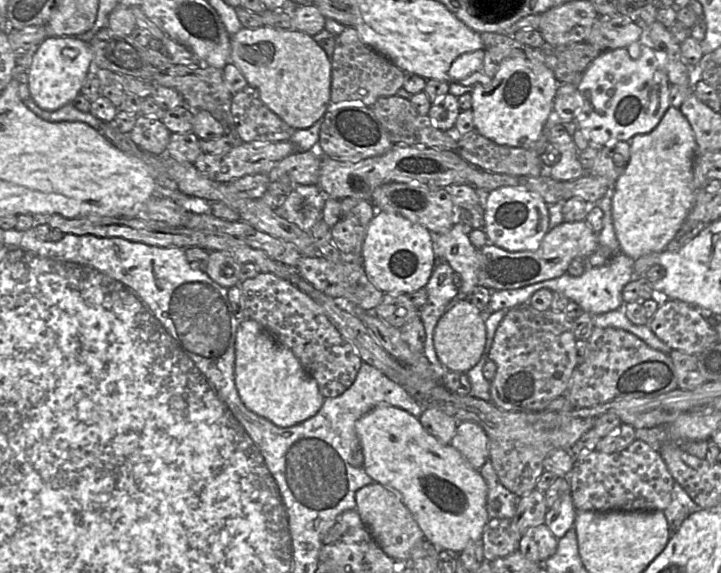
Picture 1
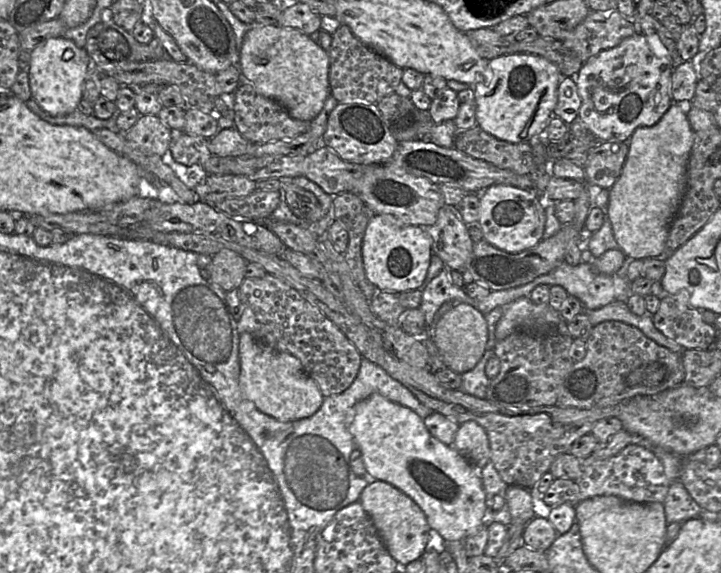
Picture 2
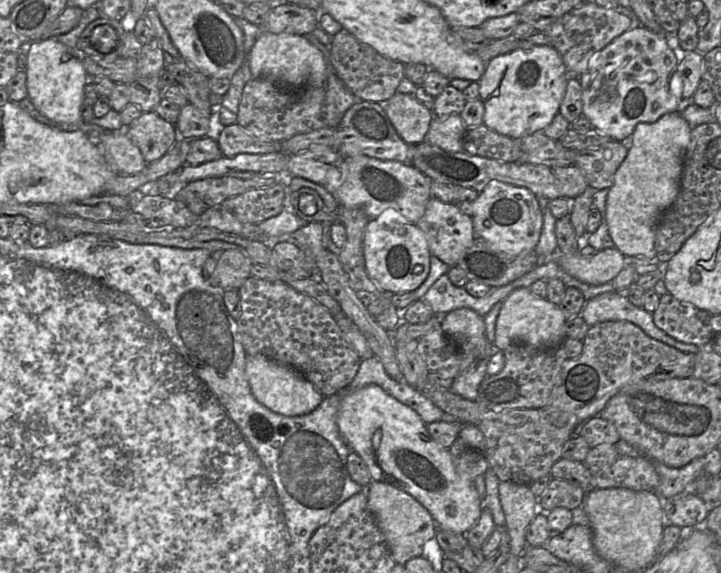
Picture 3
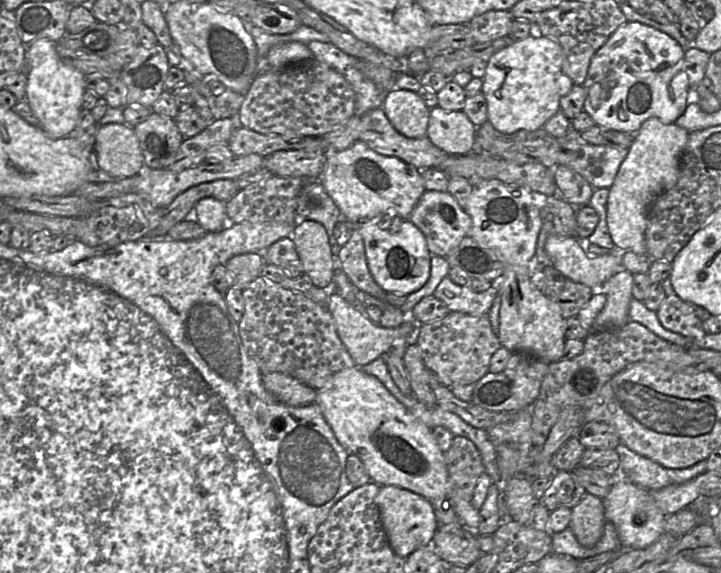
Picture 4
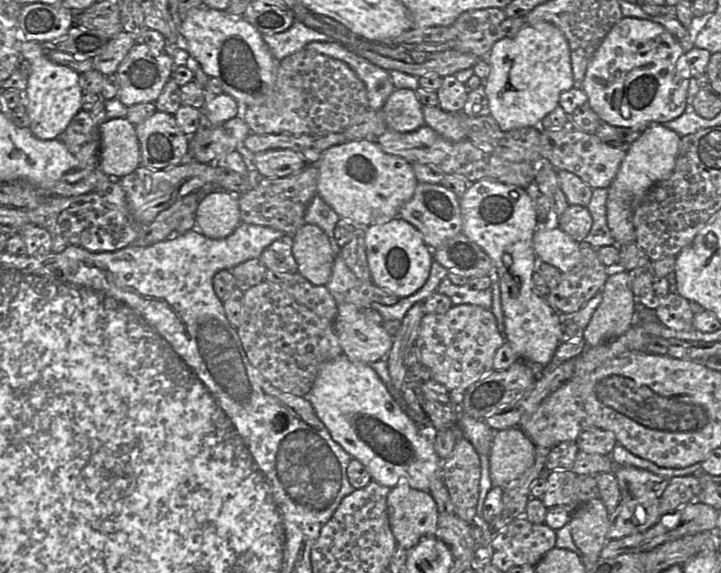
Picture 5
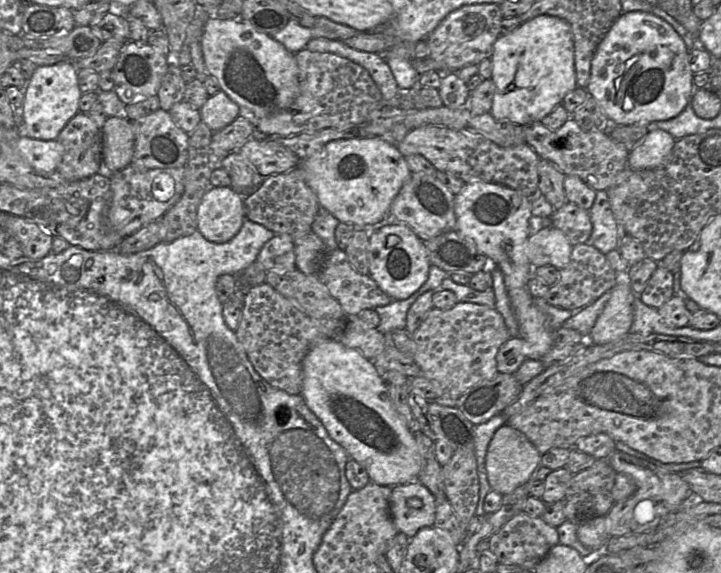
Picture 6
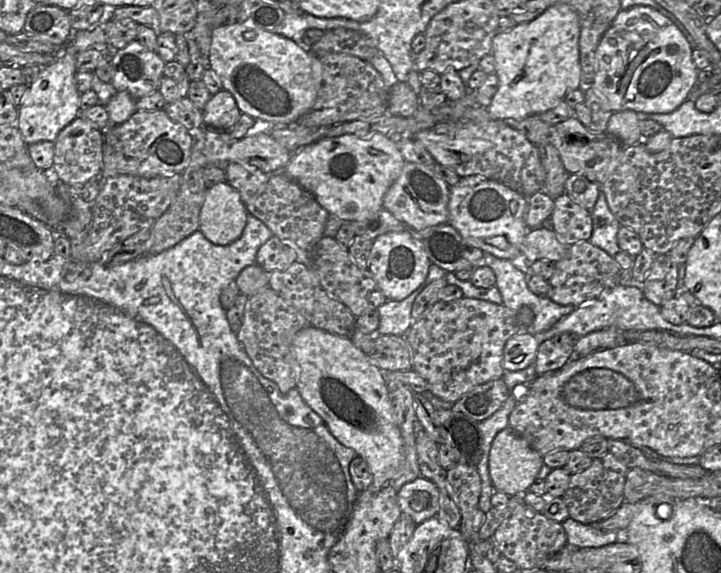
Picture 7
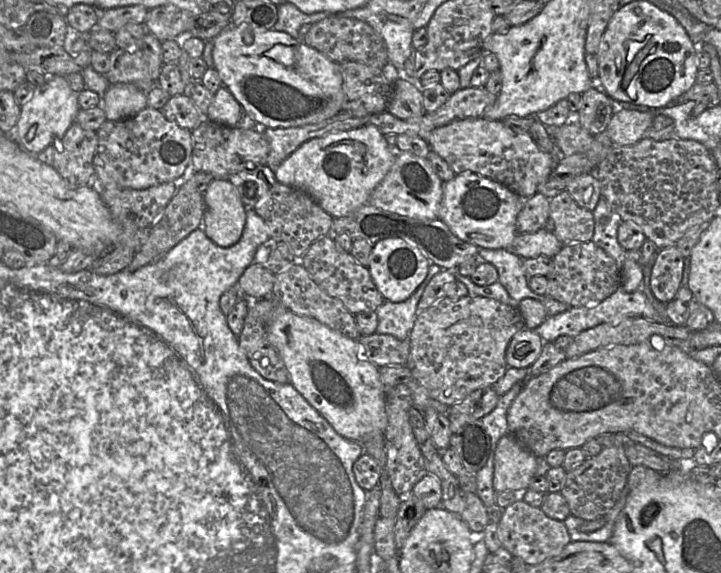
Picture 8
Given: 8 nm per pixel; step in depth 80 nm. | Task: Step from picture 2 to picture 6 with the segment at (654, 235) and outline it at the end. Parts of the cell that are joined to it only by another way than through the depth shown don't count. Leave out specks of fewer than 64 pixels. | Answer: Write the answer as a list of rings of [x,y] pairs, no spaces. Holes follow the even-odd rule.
[[[652,128],[629,152],[628,167],[633,170],[655,169],[669,158],[676,139],[667,131]]]

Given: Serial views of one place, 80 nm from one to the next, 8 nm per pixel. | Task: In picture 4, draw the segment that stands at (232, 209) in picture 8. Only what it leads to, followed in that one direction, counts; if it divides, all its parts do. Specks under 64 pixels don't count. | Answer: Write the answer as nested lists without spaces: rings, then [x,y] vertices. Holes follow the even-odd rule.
[[[206,197],[197,202],[186,220],[199,223],[208,233],[220,232],[235,223],[226,214],[226,202]]]

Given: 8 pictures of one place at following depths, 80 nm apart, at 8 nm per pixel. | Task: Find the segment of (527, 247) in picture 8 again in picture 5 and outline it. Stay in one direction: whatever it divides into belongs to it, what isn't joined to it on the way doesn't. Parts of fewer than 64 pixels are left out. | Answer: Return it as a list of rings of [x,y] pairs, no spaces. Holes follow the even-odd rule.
[[[558,227],[536,229],[532,243],[536,257],[556,267],[561,273],[571,271],[581,262],[579,242]]]

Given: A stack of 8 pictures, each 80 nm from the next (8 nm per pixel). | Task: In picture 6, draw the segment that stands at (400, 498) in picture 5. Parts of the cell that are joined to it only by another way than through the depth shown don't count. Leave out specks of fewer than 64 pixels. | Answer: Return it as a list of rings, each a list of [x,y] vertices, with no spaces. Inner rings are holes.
[[[418,480],[392,487],[389,508],[397,531],[410,539],[421,528],[434,525],[435,496]]]

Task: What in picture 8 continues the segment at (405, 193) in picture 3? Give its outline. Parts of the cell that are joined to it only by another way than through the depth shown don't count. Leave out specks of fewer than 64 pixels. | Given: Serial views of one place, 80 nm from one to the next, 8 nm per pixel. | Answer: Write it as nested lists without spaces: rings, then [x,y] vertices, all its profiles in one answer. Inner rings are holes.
[[[366,124],[360,128],[329,133],[305,142],[275,169],[274,174],[277,182],[308,193],[334,219],[341,218],[368,203],[371,193],[392,167],[396,153],[376,126]]]

